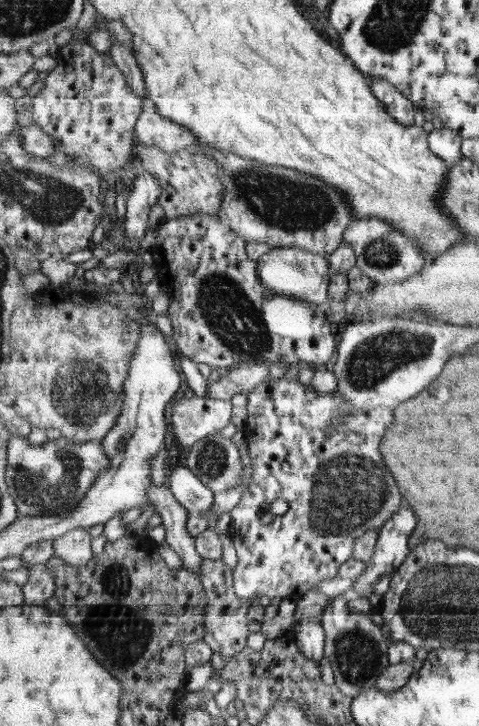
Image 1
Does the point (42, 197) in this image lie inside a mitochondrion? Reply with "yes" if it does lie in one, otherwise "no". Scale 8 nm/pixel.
yes

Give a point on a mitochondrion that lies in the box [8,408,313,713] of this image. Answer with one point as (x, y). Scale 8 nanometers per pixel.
(51, 487)

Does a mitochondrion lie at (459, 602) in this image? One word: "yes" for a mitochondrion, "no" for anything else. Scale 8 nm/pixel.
yes

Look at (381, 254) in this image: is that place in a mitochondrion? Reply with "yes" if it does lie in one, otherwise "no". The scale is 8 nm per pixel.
yes

